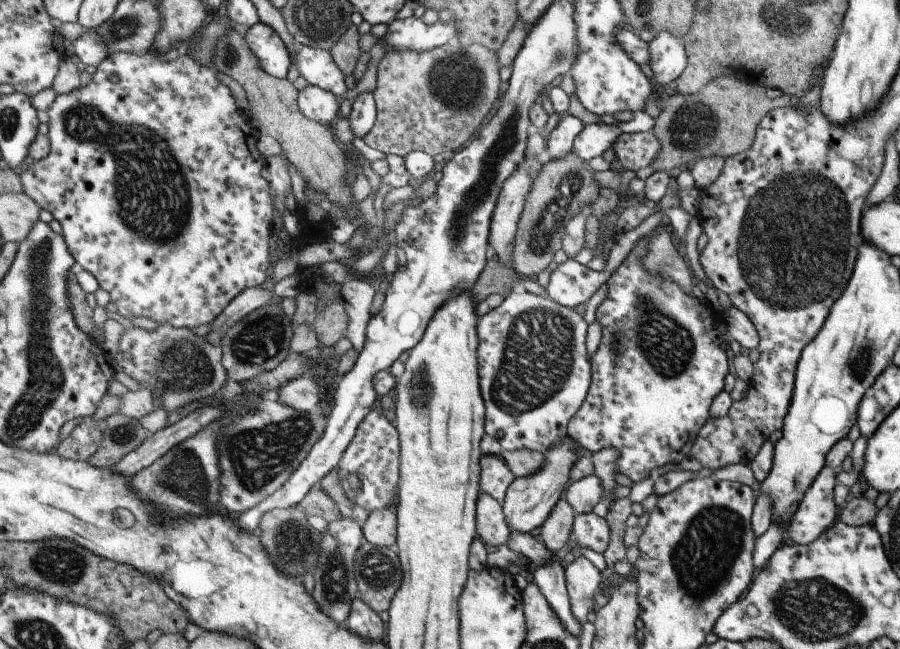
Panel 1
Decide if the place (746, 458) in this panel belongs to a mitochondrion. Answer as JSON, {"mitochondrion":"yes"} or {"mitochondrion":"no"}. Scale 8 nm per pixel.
{"mitochondrion":"no"}

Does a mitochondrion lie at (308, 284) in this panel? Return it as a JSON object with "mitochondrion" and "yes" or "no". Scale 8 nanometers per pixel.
{"mitochondrion":"no"}

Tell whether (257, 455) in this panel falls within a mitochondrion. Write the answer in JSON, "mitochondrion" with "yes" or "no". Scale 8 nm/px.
{"mitochondrion":"yes"}

